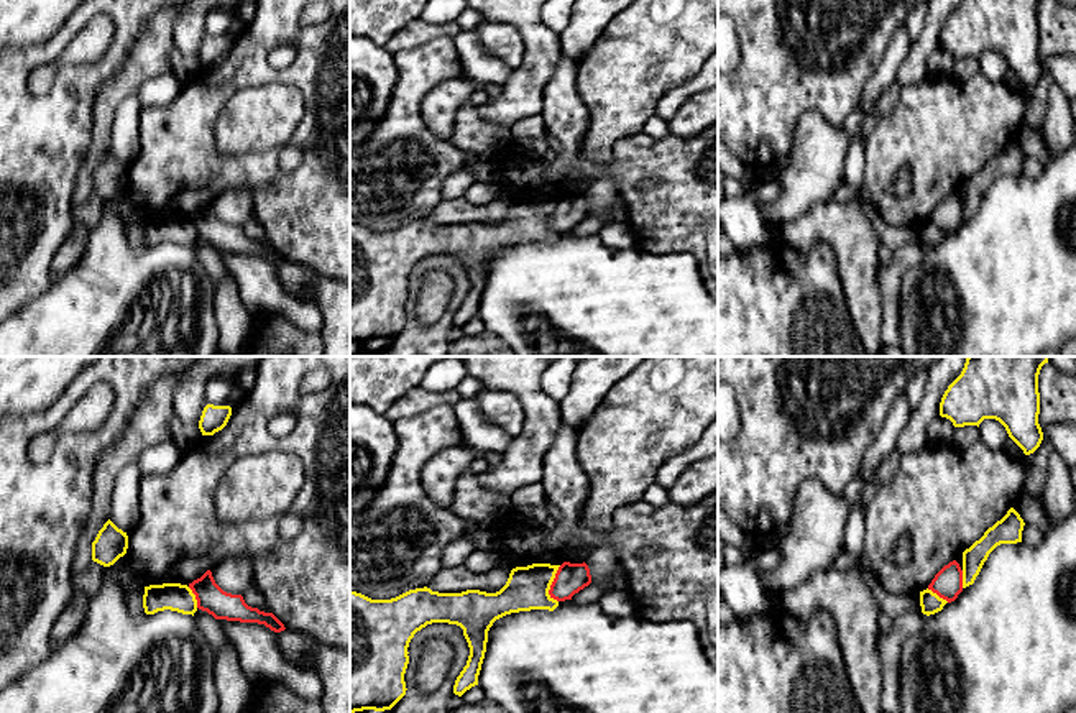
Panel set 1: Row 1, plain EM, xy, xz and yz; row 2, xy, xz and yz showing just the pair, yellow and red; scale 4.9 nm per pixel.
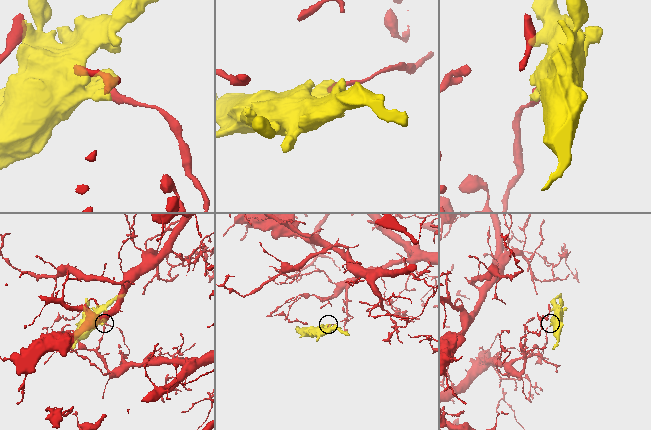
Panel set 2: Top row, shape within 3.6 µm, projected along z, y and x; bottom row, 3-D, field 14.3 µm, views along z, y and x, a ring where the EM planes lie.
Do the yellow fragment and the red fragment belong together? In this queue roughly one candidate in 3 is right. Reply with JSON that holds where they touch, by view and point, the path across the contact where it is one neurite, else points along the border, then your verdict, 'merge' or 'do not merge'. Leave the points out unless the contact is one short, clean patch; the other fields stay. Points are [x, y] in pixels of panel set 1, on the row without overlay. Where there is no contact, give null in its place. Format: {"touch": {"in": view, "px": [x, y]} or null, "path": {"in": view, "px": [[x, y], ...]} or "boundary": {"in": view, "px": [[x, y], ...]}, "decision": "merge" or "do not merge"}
{"touch": {"in": "xz", "px": [551, 216]}, "boundary": {"in": "xz", "px": [[560, 197], [549, 222], [557, 234]]}, "decision": "do not merge"}

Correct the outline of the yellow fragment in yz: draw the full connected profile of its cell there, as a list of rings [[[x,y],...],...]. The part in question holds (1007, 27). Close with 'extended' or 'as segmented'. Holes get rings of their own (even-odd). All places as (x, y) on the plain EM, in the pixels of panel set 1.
[[[963,0],[941,30],[940,48],[954,59],[979,59],[984,51],[996,51],[1023,85],[1030,87],[1043,72],[1038,56],[1040,2]]] | as segmented

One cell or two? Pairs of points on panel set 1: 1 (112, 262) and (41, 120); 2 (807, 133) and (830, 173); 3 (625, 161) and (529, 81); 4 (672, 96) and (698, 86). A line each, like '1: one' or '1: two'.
1: two
2: one
3: two
4: one

